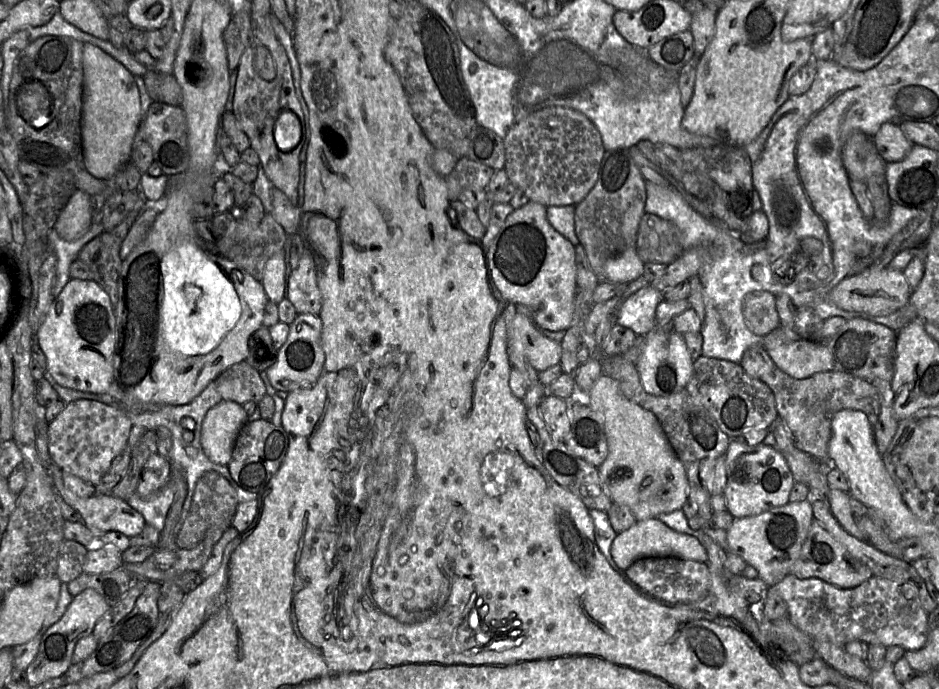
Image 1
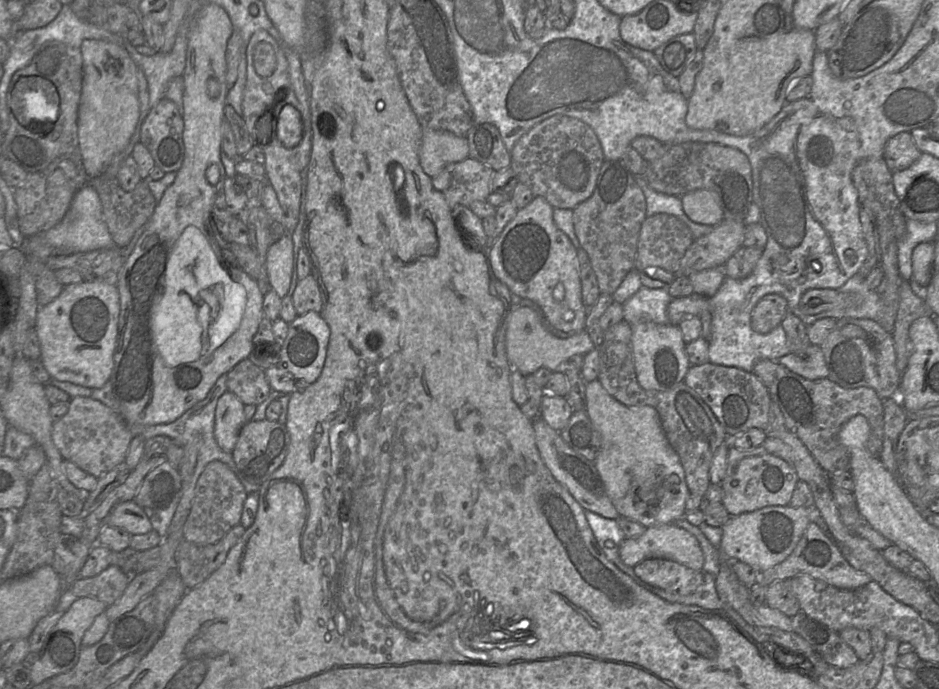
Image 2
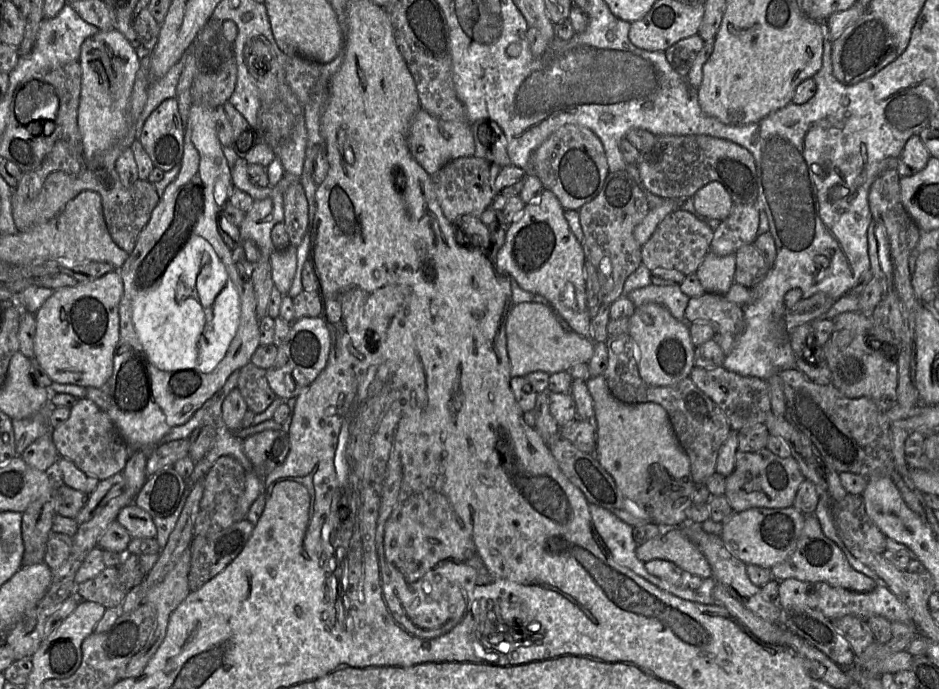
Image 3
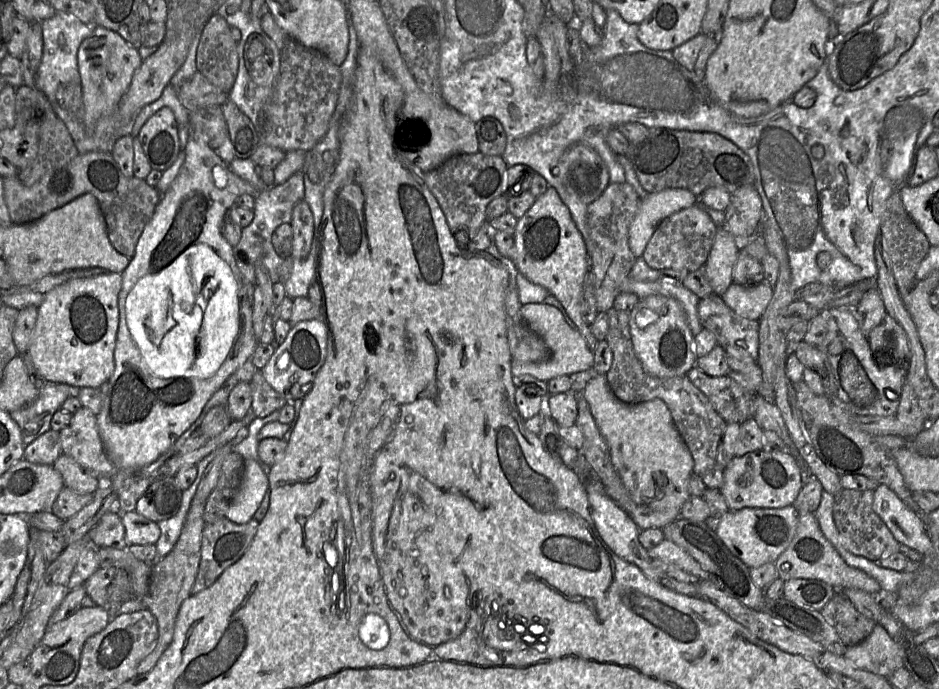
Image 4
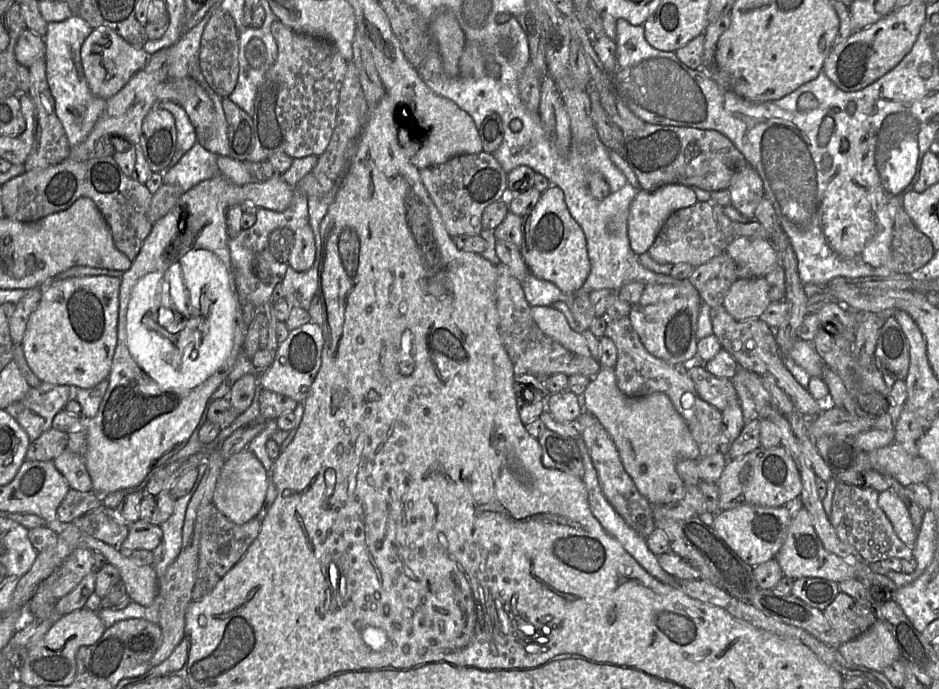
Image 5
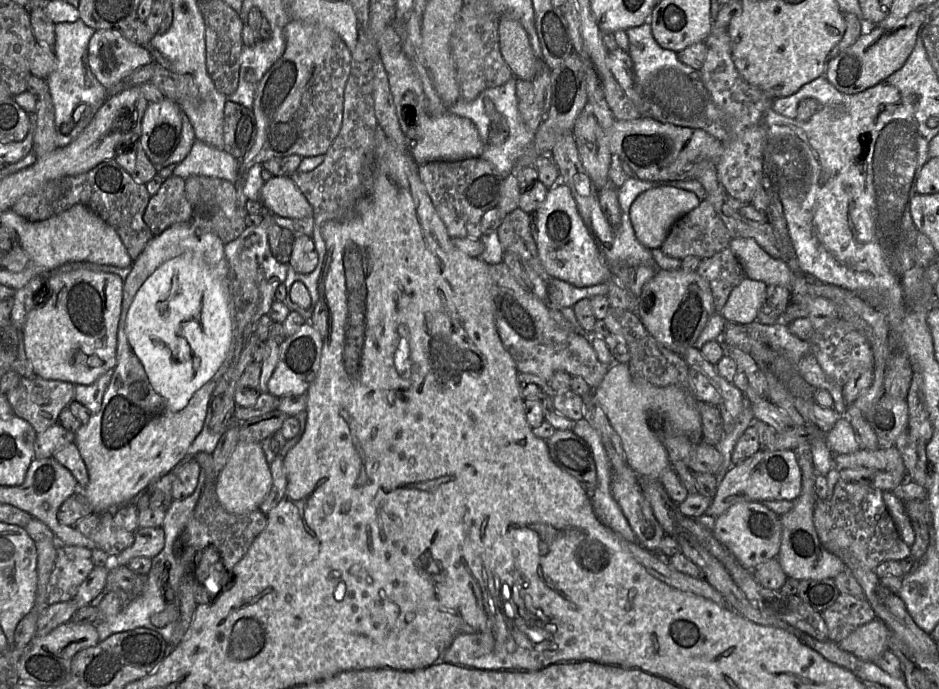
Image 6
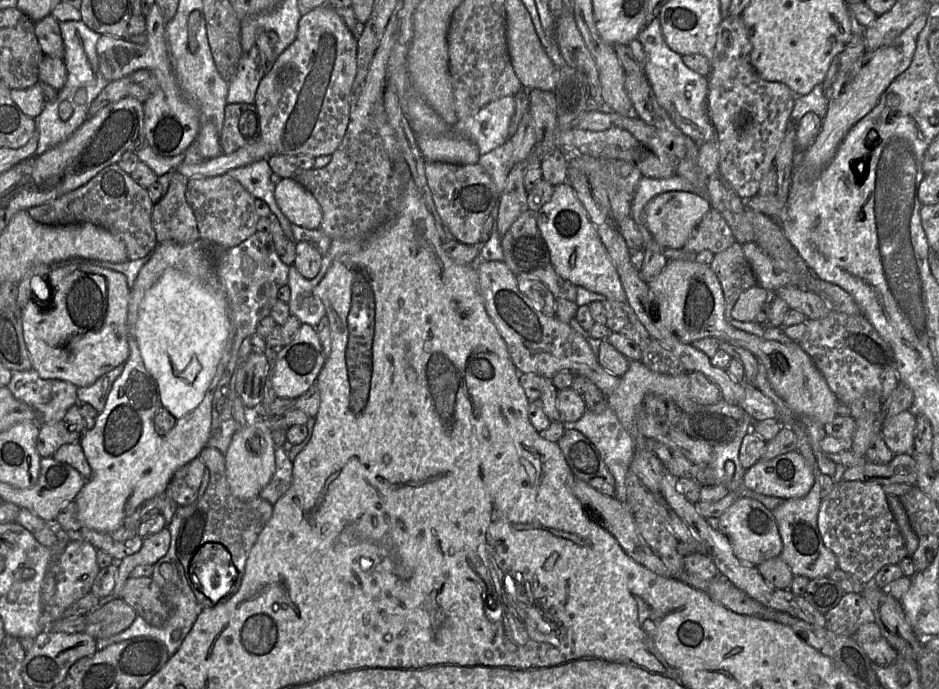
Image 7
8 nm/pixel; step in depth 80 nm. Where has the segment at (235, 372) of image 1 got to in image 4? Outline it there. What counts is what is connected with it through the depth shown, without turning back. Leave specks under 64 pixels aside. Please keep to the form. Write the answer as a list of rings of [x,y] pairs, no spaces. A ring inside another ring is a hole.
[[[257,370],[249,382],[252,392],[251,412],[254,416],[263,418],[274,411],[280,411],[288,401],[274,390],[266,381],[261,370]]]

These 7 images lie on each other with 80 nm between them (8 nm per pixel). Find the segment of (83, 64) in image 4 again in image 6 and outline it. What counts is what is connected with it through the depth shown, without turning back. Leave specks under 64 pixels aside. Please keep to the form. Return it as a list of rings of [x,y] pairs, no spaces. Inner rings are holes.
[[[96,30],[89,41],[88,61],[97,80],[109,89],[155,59],[149,47],[135,44],[118,32]]]

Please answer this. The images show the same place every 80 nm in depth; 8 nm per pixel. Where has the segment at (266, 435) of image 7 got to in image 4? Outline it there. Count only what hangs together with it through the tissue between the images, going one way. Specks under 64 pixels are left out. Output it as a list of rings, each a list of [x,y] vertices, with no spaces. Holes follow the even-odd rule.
[[[253,459],[244,460],[242,481],[228,505],[226,518],[240,525],[249,522],[254,517],[268,489],[266,467]]]

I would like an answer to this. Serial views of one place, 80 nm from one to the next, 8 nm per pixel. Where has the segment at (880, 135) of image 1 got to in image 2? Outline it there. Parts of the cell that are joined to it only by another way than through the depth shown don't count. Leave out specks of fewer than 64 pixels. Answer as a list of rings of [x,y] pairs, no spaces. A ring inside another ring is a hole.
[[[901,132],[891,137],[885,147],[883,158],[892,172],[901,171],[915,163],[922,152],[916,146],[909,132]]]

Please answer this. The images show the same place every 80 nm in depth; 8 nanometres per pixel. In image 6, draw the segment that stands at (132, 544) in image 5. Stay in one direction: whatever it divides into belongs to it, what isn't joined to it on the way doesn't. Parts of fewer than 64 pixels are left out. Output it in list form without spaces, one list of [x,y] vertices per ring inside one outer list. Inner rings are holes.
[[[162,527],[141,528],[134,532],[134,543],[113,559],[114,565],[128,566],[135,557],[154,558],[163,549],[165,544],[165,533]]]

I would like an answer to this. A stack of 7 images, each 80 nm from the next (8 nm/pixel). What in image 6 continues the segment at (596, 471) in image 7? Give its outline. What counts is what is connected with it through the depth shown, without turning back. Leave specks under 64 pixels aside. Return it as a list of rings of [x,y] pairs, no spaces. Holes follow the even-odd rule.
[[[556,430],[545,440],[551,460],[588,492],[597,485],[596,464],[590,446],[572,430]]]

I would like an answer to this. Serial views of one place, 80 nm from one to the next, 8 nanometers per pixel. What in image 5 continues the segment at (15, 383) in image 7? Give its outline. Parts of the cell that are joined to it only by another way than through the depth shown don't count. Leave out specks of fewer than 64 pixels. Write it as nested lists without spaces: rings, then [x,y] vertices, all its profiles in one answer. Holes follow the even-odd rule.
[[[42,382],[37,388],[30,387],[23,399],[10,404],[5,410],[20,424],[27,433],[29,440],[33,442],[41,434],[52,428],[55,415],[64,409],[64,406],[70,399],[69,386]]]

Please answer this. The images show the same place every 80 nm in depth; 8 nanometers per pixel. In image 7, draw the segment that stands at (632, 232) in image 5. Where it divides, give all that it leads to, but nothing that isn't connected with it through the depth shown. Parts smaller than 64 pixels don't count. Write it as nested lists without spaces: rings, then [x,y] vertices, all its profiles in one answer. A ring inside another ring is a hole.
[[[665,192],[656,195],[646,204],[644,225],[653,239],[663,249],[678,249],[684,246],[693,229],[710,209],[710,202],[694,192]]]

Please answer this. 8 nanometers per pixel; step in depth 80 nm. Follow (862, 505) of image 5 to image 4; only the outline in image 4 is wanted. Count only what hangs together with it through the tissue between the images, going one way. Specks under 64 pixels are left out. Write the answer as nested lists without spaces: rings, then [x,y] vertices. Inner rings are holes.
[[[842,488],[834,495],[833,519],[844,547],[852,554],[874,562],[899,552],[900,543],[873,510],[873,490],[851,490]]]

